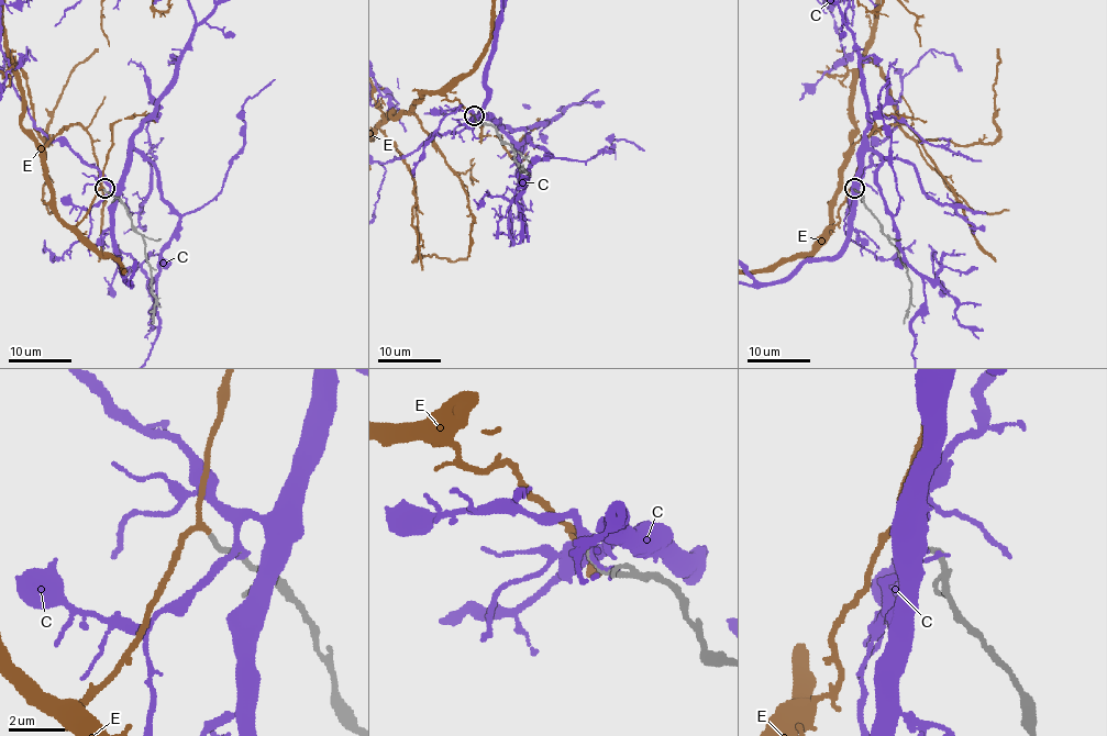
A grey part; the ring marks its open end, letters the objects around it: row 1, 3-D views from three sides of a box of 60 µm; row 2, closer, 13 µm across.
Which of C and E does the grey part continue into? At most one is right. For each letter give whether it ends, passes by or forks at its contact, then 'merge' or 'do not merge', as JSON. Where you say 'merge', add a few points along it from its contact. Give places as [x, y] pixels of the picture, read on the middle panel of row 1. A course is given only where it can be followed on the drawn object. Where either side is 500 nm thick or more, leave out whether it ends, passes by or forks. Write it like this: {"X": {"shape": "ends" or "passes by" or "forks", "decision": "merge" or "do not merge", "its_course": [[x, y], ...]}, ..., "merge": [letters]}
{"C": {"shape": "ends", "decision": "do not merge"}, "E": {"shape": "passes by", "decision": "merge"}, "merge": ["E"]}

